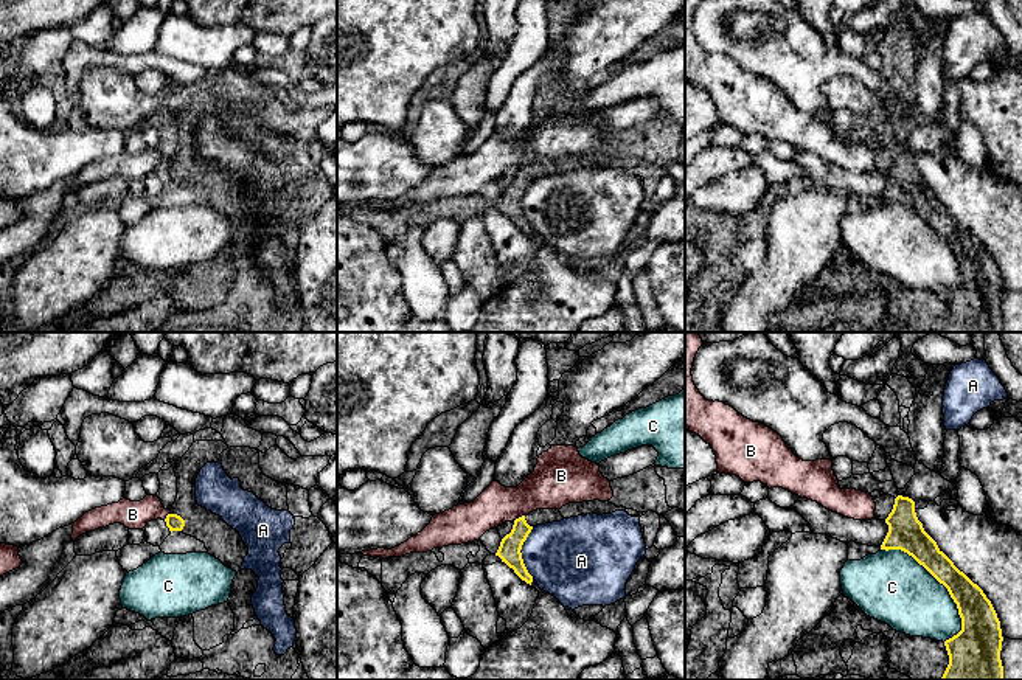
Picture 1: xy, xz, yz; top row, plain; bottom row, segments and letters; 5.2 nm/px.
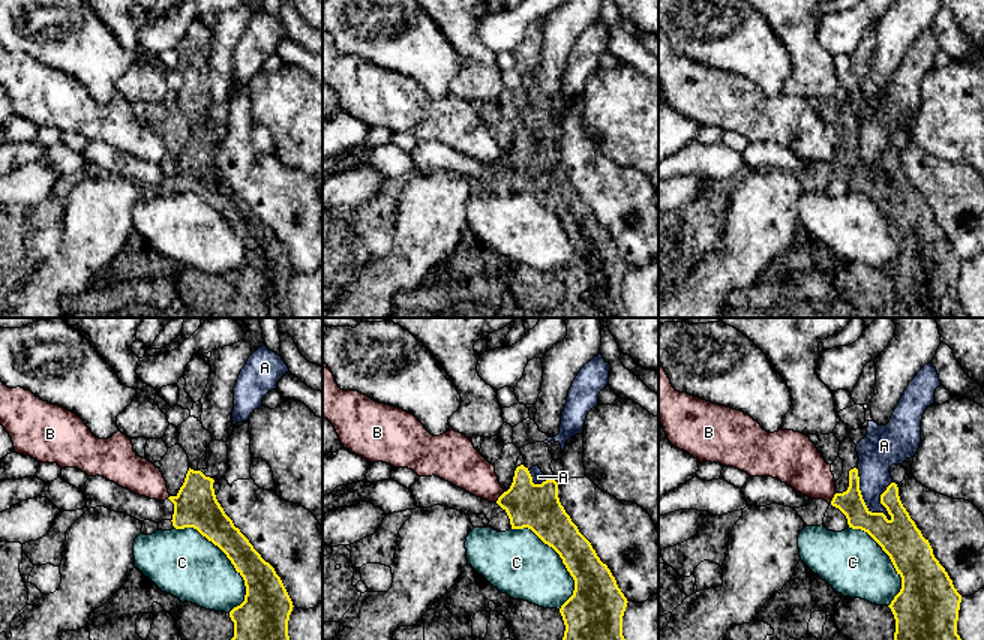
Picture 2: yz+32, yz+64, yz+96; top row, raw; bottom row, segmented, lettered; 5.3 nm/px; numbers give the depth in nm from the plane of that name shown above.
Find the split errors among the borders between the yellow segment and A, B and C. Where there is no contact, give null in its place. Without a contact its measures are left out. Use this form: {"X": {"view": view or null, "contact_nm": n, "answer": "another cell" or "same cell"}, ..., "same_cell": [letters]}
{"A": {"view": "xz", "contact_nm": 260, "answer": "another cell"}, "B": {"view": "xz", "contact_nm": 70, "answer": "another cell"}, "C": {"view": "yz", "contact_nm": 600, "answer": "another cell"}, "same_cell": []}

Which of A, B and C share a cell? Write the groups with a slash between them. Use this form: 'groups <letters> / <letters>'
groups A / B / C

